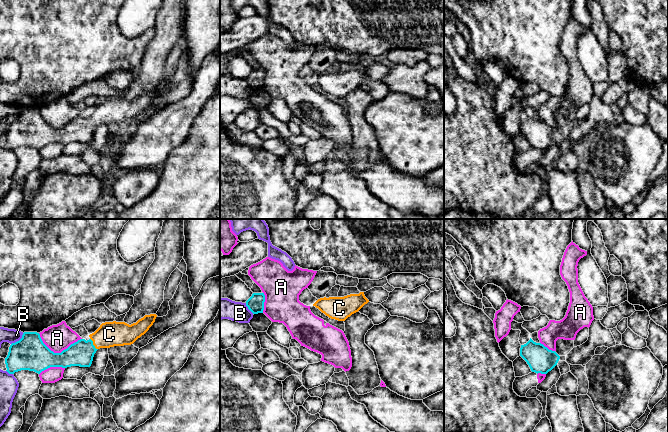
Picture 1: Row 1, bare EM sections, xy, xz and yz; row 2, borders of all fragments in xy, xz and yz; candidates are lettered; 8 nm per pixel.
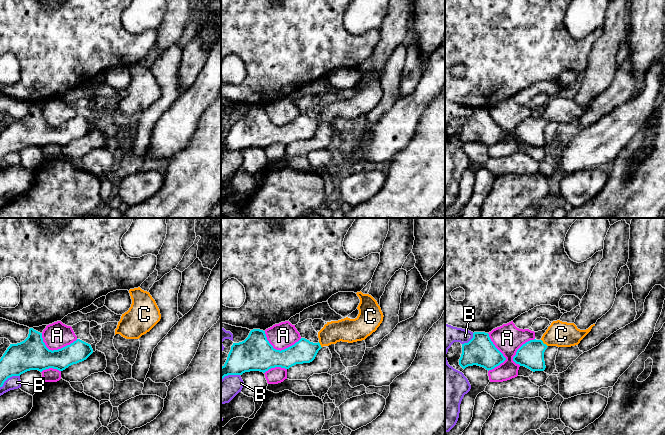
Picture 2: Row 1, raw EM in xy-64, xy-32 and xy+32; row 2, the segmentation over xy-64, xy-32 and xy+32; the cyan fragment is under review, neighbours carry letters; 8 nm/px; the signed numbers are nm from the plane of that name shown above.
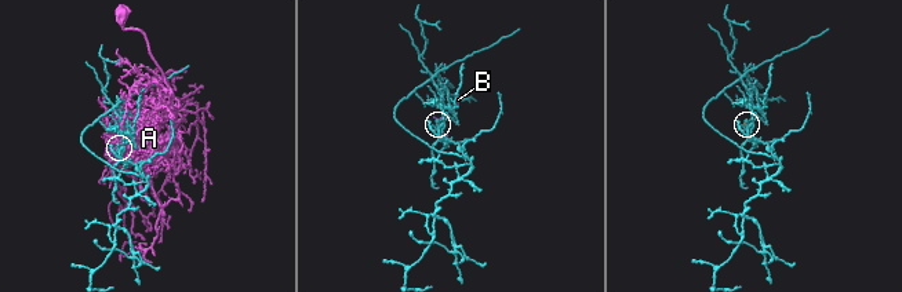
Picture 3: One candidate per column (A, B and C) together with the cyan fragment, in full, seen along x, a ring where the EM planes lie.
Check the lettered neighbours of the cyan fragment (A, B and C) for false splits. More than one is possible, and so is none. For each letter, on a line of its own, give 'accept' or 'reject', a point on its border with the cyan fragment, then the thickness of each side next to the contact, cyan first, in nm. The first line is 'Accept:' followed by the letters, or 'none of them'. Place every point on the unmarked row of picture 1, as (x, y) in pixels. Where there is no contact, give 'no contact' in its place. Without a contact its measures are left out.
Accept: C
A: reject | xy (58, 129) | 280/220 nm
B: reject | xy (19, 116) | 280/110 nm
C: accept | xy (92, 120) | 200/200 nm

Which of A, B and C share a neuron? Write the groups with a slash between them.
A / B / C

